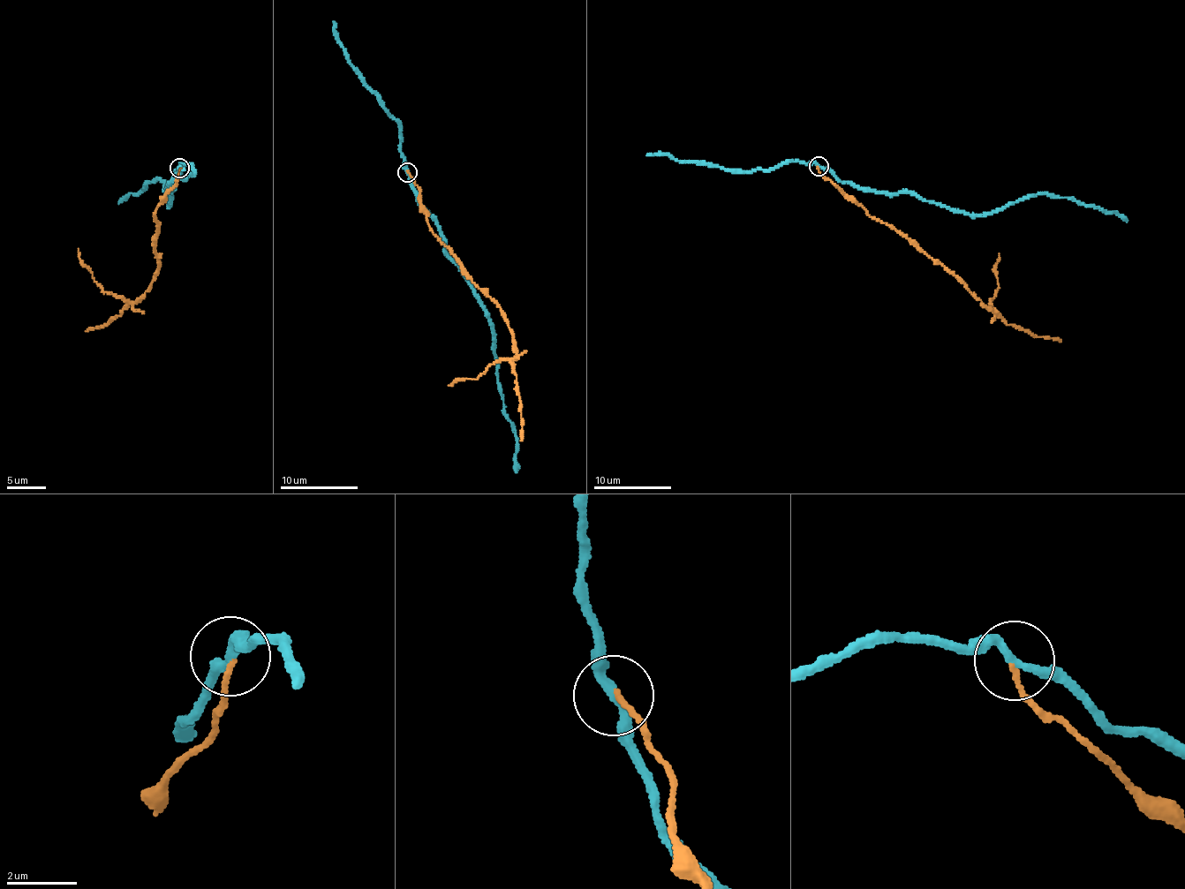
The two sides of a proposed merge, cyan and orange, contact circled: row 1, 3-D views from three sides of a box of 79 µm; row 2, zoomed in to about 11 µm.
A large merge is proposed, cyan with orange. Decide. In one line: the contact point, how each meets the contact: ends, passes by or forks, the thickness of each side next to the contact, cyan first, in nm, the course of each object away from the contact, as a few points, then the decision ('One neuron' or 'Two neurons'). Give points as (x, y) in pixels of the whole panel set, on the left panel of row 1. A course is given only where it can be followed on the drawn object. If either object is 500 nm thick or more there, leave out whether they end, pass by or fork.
Place: (179, 168). At the ring cyan passes by. At the ring orange ends. Thickness 240 nm (cyan) against 120 nm. Course of cyan: (178, 168), (168, 181), (173, 189), (166, 189), (169, 205), (161, 179), (147, 181), (146, 189), (118, 204). Course of orange: (179, 168), (154, 214), (158, 228), (152, 240), (159, 264), (147, 291), (120, 316), (86, 331). Two neurons

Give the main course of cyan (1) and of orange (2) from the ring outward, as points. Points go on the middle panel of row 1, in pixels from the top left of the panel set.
1: (407, 172), (418, 205), (438, 226), (443, 251), (458, 267), (490, 325), (503, 410), (513, 425), (516, 472)
2: (407, 170), (419, 192), (418, 201), (433, 232), (455, 256), (464, 274), (497, 305), (512, 335), (520, 440)

